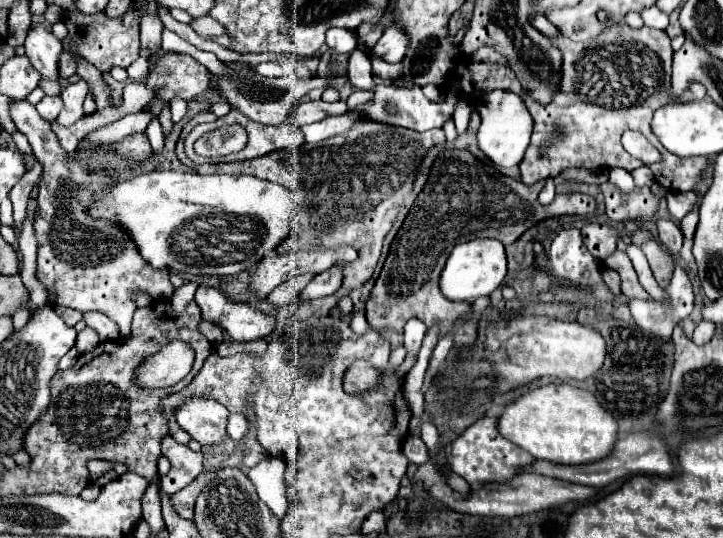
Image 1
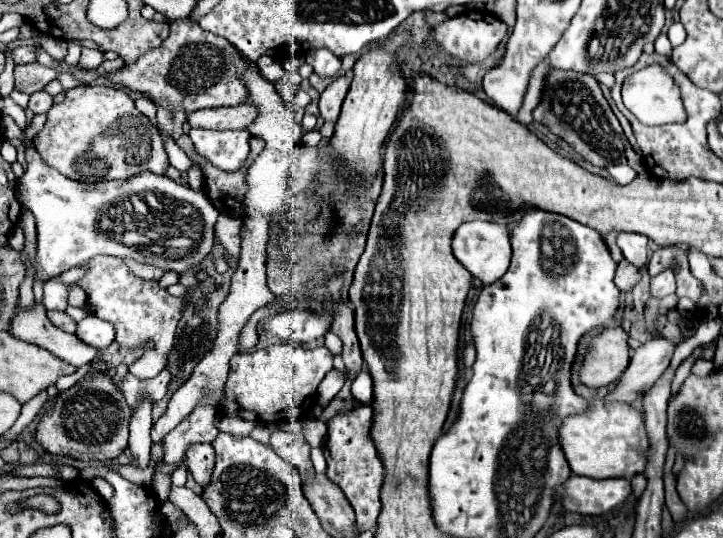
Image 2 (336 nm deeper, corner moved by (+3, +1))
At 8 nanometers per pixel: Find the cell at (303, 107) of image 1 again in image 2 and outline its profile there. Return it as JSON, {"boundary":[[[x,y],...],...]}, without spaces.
{"boundary":[[[236,105],[236,107],[218,107],[218,109],[200,109],[186,113],[190,127],[202,129],[244,129],[256,117],[256,107]]]}

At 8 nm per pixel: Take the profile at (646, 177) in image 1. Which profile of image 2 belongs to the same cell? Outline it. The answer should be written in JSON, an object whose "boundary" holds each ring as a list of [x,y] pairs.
{"boundary":[[[610,165],[606,171],[616,183],[630,183],[636,177],[636,171],[628,165]]]}

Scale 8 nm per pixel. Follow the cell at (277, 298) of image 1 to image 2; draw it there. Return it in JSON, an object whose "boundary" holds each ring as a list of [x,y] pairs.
{"boundary":[[[198,407],[192,415],[188,415],[178,427],[174,427],[164,437],[164,459],[166,463],[180,463],[184,451],[192,443],[212,443],[220,433],[214,427],[214,407]]]}

